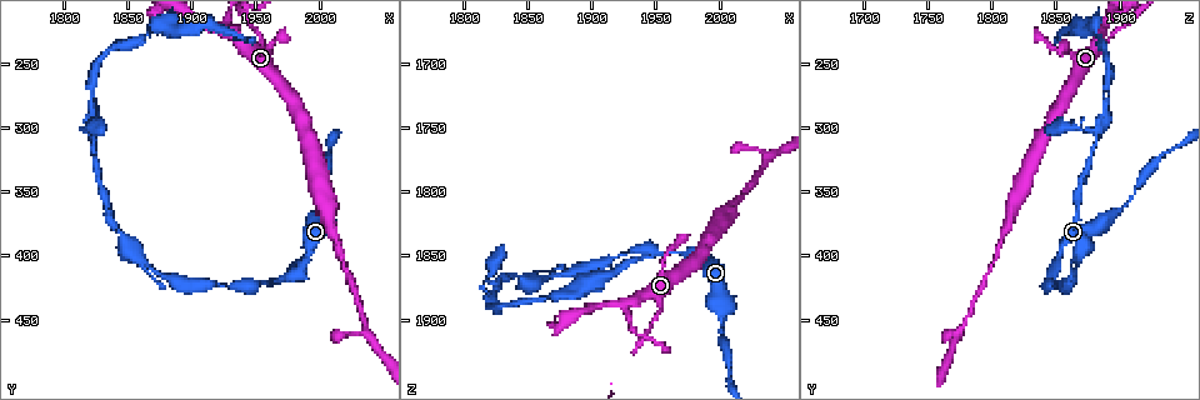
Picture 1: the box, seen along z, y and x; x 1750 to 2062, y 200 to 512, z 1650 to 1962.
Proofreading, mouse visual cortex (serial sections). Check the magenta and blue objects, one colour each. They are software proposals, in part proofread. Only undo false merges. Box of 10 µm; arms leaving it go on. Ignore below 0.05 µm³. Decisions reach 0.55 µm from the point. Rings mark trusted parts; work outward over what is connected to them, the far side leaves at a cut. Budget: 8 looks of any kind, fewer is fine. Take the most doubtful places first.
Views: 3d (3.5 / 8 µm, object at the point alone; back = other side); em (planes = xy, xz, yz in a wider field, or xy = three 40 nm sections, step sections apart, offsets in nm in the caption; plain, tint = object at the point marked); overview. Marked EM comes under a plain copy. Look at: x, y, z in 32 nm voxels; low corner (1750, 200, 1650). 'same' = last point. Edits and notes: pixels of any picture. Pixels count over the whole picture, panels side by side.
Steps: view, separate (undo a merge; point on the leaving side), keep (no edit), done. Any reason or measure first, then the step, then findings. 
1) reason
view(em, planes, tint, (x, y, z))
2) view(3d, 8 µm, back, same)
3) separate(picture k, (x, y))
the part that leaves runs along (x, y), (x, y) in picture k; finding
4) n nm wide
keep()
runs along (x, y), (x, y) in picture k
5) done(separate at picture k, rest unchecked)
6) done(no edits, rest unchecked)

sudden change in width
view(em, planes, tint, (1972, 418, 1846))

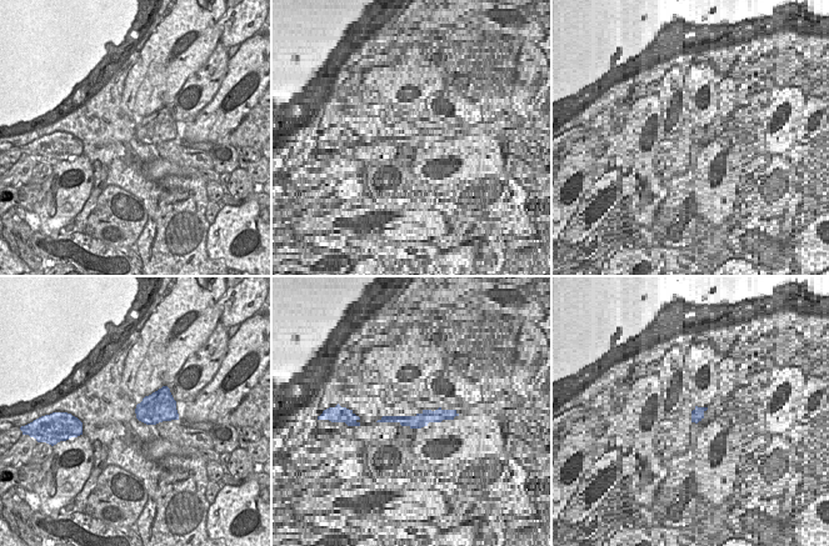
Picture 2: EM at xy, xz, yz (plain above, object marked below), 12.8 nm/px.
wider look
view(3d, 3.5 µm, same)

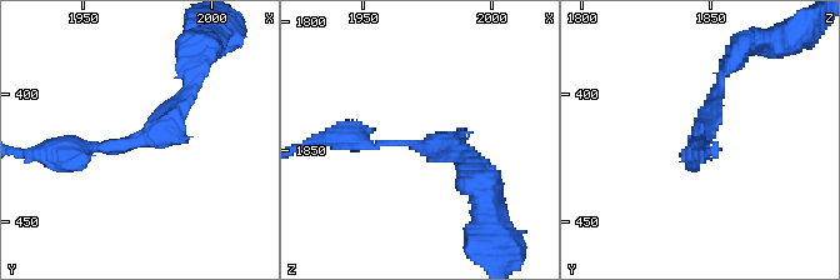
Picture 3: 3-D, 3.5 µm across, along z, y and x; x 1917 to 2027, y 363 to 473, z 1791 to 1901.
arms of 150, 200 nm
keep()
runs along (195, 83), (145, 140), (56, 148) in picture 3; one cell here

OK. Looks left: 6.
arms part here
view(3d, 3.5 µm, (1824, 302, 1882))

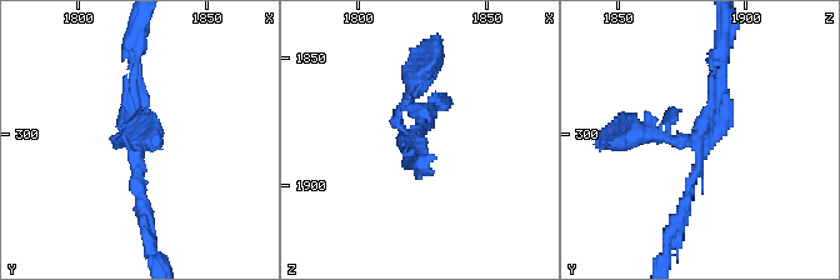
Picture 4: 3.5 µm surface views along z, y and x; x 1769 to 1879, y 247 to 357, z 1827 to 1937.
3 arms; arms of 150, 200, 200 nm
view(em, planes, tint, (1823, 305, 1881))

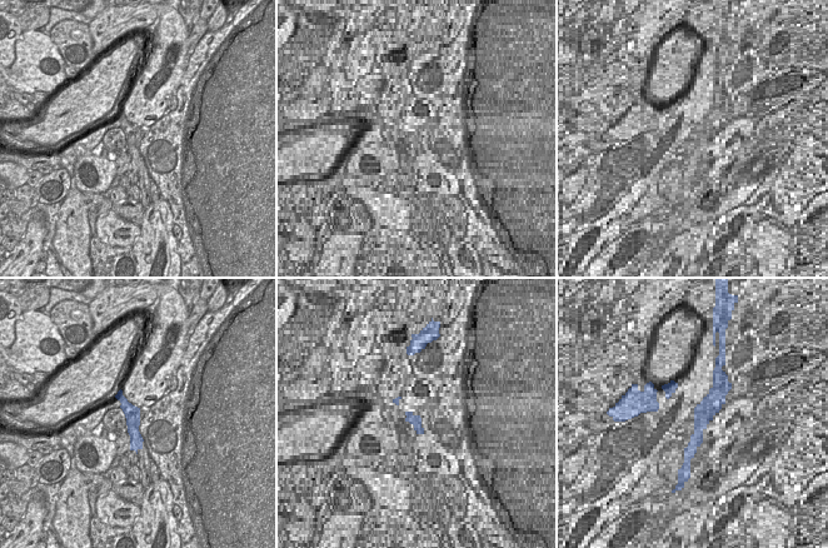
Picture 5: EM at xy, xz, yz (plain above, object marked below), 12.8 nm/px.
another direction
view(em, xy, step 3, tint, same)

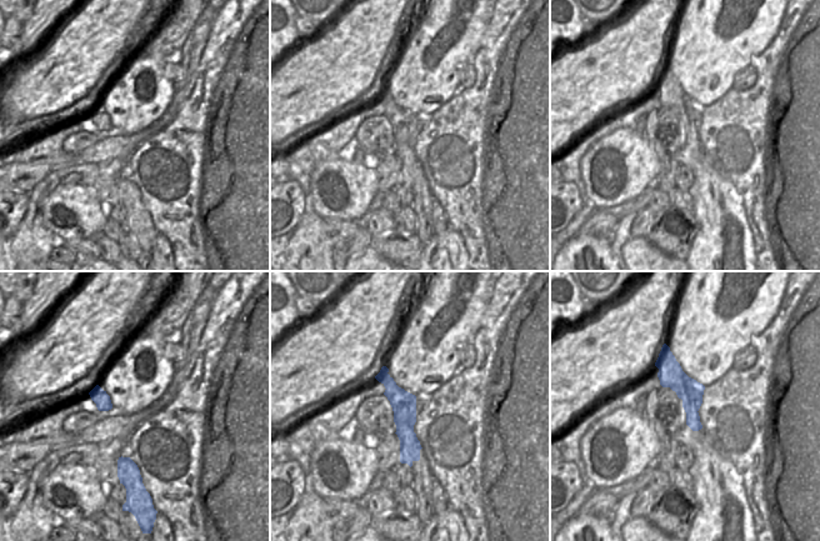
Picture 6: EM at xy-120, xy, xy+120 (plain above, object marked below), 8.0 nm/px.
keep()
runs along (676, 223), (725, 119), (721, 73) in picture 4; all the same cell

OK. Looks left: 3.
small branch off a trunk
view(3d, 3.5 µm, (1932, 228, 1886))

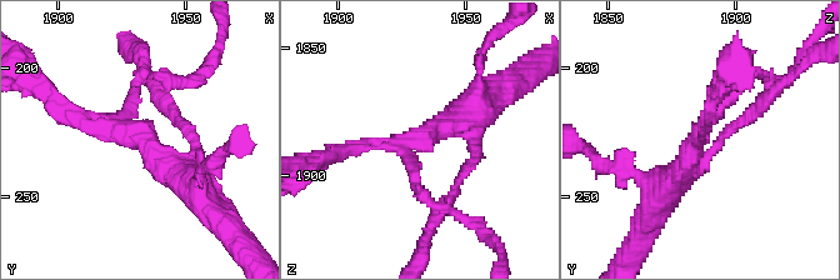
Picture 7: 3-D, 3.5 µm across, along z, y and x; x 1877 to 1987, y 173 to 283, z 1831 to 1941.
3 arms; arms of 150, 200, 400 nm
view(em, xy, step 3, tint, (1930, 226, 1886))

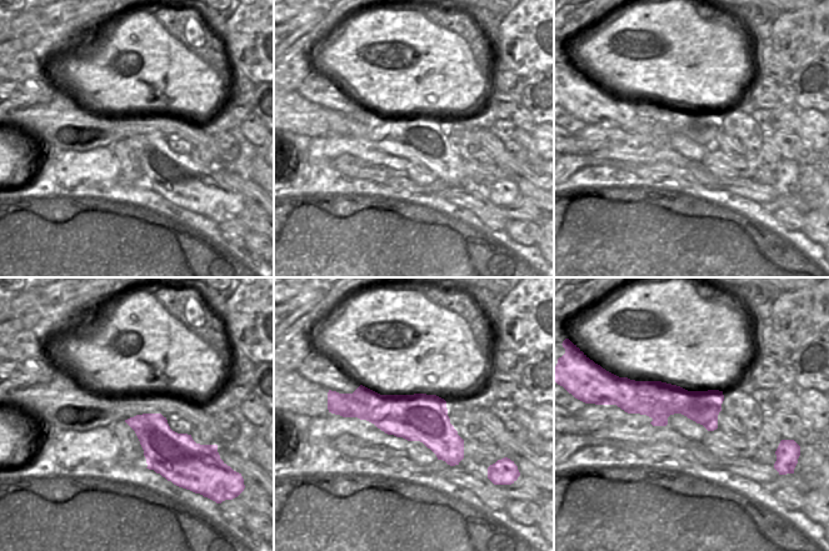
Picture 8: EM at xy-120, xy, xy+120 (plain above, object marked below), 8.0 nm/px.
view(em, xy, step 5, tint, same)

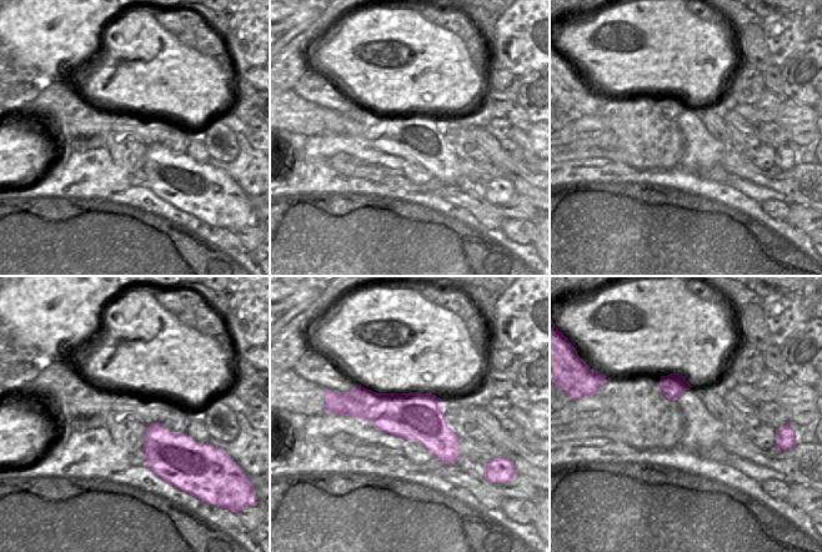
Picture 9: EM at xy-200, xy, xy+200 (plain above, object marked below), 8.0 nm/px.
380 nm wide
keep()
runs along (345, 406), (416, 416), (456, 453) in picture 9; all the same cell

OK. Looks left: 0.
done(no edits, rest unchecked)

